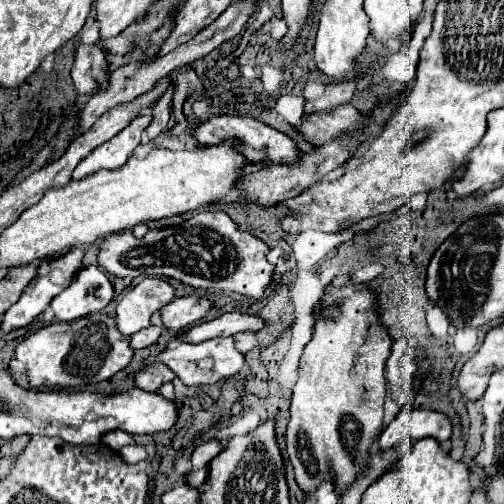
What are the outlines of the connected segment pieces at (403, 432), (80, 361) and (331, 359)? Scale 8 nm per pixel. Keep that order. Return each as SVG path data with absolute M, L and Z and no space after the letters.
M401 410L399 416L381 432L379 448L391 450L391 448L395 448L405 438L409 438L411 442L417 442L421 438L435 438L439 444L443 444L443 442L449 440L449 436L451 436L451 424L449 424L445 414L431 412L431 410Z
M95 312L75 322L55 322L33 332L15 348L15 358L27 364L27 376L35 388L77 388L111 378L131 362L133 352L135 350L131 348L131 340L119 332L115 316Z
M343 282L343 284L335 284L335 288L331 290L331 294L325 298L325 302L321 304L319 310L315 310L315 318L317 318L317 324L315 324L315 332L313 332L313 338L311 342L305 346L303 354L301 354L301 360L299 360L299 378L295 382L295 388L293 388L293 400L291 400L291 420L287 424L287 452L289 452L289 458L291 458L291 464L295 468L295 480L299 484L299 488L305 492L305 494L311 494L315 492L329 476L333 478L335 482L335 492L341 496L355 480L359 480L359 476L365 472L365 468L369 466L369 458L371 458L371 446L373 446L373 440L379 436L379 432L383 430L383 404L385 404L385 396L387 396L387 390L385 390L385 362L387 362L387 356L391 352L391 338L387 334L387 330L381 326L379 322L379 316L377 316L377 310L375 310L375 294L371 294L367 290L367 286L363 284L363 288L357 288L357 284L353 282Z

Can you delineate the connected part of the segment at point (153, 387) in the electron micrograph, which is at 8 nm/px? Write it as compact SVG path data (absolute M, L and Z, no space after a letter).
M155 360L147 368L135 374L135 388L145 390L145 392L157 392L163 382L171 382L175 378L175 372L167 368L163 362Z

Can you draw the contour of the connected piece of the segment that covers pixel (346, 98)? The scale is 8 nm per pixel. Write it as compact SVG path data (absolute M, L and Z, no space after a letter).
M347 80L347 82L337 82L329 84L325 88L325 94L313 102L305 102L305 114L321 114L321 112L331 112L337 106L349 104L351 102L351 92L357 90L357 80Z

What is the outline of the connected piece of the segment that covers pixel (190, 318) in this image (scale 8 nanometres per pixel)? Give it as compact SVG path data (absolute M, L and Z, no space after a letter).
M191 294L191 296L175 298L171 304L161 308L161 316L163 316L165 326L171 332L179 332L179 330L191 326L193 322L201 320L211 308L213 308L213 300L211 298L199 296L199 294Z

